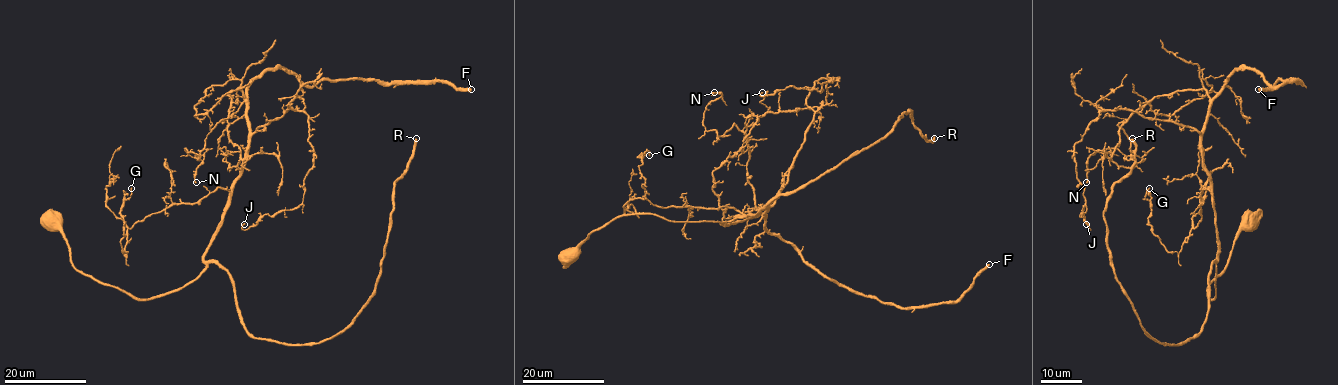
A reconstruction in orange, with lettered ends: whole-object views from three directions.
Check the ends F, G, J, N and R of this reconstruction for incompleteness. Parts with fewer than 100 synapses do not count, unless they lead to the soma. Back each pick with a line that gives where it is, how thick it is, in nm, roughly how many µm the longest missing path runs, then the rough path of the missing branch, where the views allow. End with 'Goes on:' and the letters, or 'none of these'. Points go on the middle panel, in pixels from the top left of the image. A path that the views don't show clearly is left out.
F: place (989, 264); calibre 420 nm; missing 100 µm
R: place (934, 138); calibre 400 nm; missing 90 µm; course (934, 138), (946, 115), (947, 128), (909, 149), (906, 170), (932, 182), (900, 212), (929, 209), (917, 221)
Goes on: F, R

